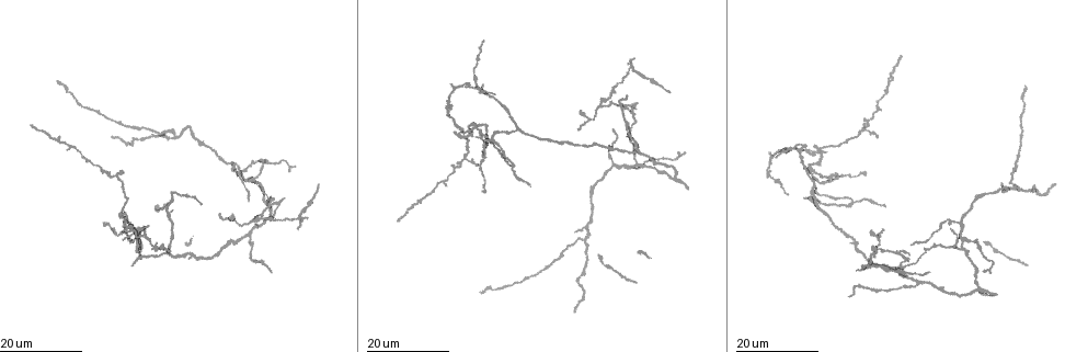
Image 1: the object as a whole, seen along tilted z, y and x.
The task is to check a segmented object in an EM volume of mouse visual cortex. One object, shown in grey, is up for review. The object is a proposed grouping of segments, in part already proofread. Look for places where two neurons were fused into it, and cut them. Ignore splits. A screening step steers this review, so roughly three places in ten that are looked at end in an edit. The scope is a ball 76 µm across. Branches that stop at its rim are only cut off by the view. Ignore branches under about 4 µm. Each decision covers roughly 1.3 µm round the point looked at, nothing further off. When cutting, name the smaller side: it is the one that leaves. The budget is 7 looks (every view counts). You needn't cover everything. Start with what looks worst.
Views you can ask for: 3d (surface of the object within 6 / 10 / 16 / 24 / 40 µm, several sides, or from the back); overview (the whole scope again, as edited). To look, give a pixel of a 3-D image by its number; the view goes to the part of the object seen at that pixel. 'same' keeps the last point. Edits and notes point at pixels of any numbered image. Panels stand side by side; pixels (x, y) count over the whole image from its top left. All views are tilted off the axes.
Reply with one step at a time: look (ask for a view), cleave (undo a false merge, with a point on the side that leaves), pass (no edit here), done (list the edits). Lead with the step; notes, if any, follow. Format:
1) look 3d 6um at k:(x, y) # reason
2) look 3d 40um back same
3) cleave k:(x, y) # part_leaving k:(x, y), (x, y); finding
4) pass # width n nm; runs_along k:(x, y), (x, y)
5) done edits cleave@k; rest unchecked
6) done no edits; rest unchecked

look 3d 24um at 1:(965, 239)

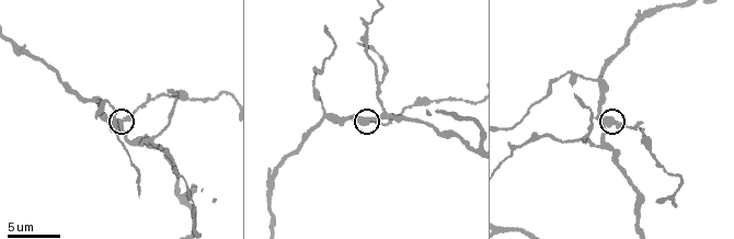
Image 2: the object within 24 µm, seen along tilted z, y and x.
look 3d 10um at 2:(614, 118) # closer look

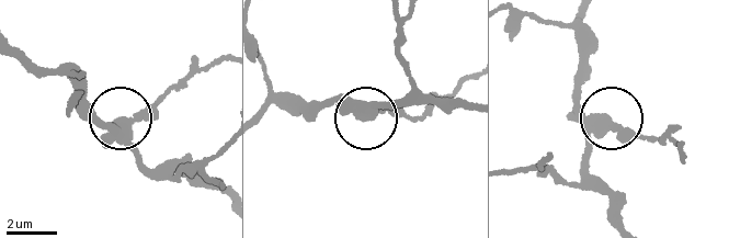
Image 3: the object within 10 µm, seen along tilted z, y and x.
cleave 3:(140, 114) # side_arm 18 um; two neurons meet here

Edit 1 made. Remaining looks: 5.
look overview

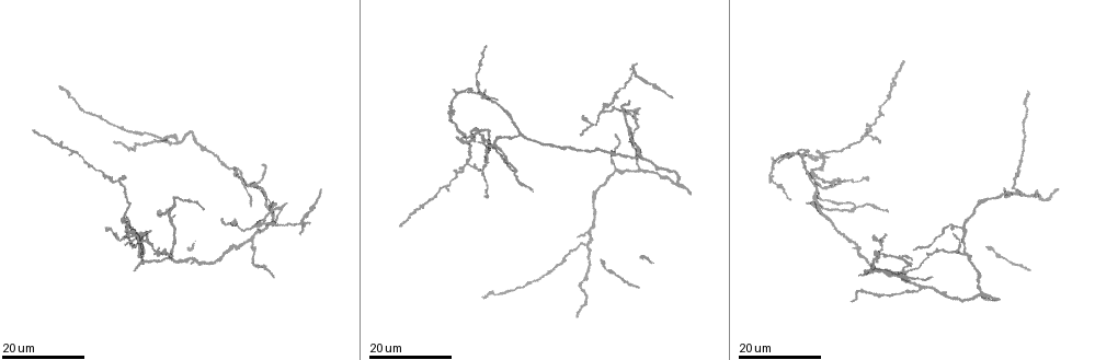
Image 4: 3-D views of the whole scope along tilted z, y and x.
look 3d 24um at 4:(853, 209) # three arms meet

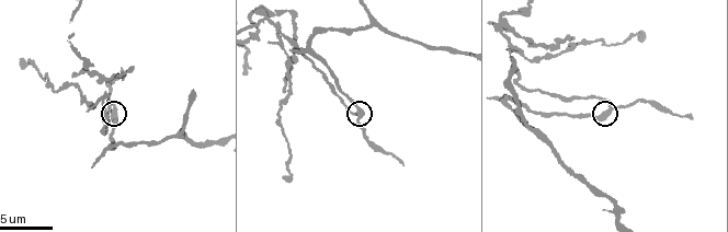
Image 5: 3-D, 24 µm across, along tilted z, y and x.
look 3d 6um at 5:(113, 107)

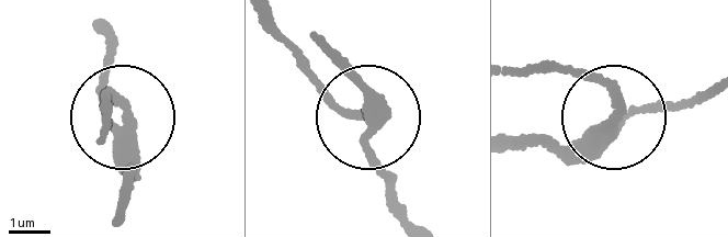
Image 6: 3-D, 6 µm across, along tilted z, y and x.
pass # arms 3; runs_along 6:(325, 52), (359, 88), (385, 183); continuous, no second neuron

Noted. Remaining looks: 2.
look 3d 24um at 4:(174, 197) # calibre changes

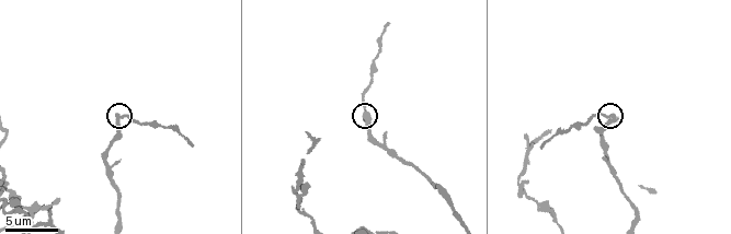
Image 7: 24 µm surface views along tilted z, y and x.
look 3d 10um at 7:(116, 119)

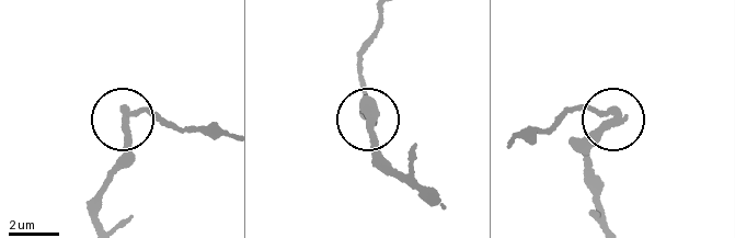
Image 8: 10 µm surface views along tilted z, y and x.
pass # runs_along 8:(439, 199), (378, 152), (359, 61); one neuron here

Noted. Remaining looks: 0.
done edits cleave@3; rest unchecked

